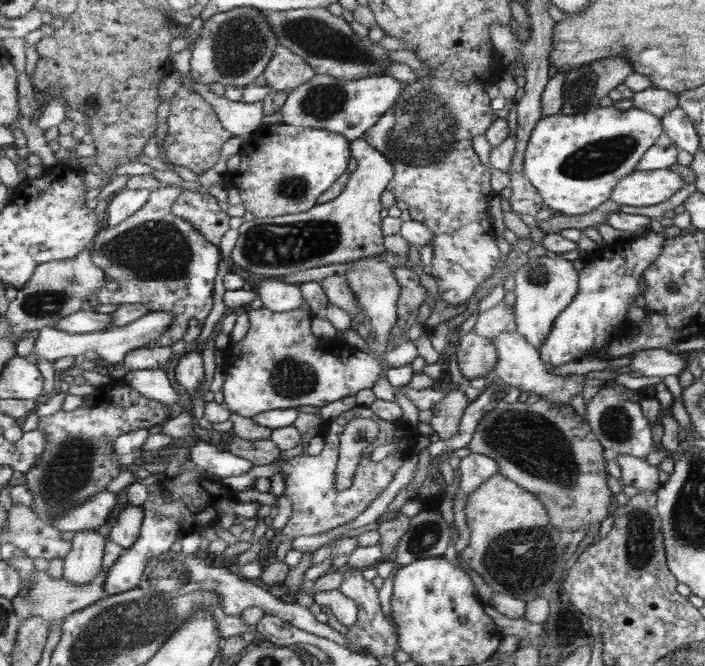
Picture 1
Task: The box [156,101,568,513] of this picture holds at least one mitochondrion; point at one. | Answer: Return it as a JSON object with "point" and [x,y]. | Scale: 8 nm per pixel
{"point":[268,245]}

